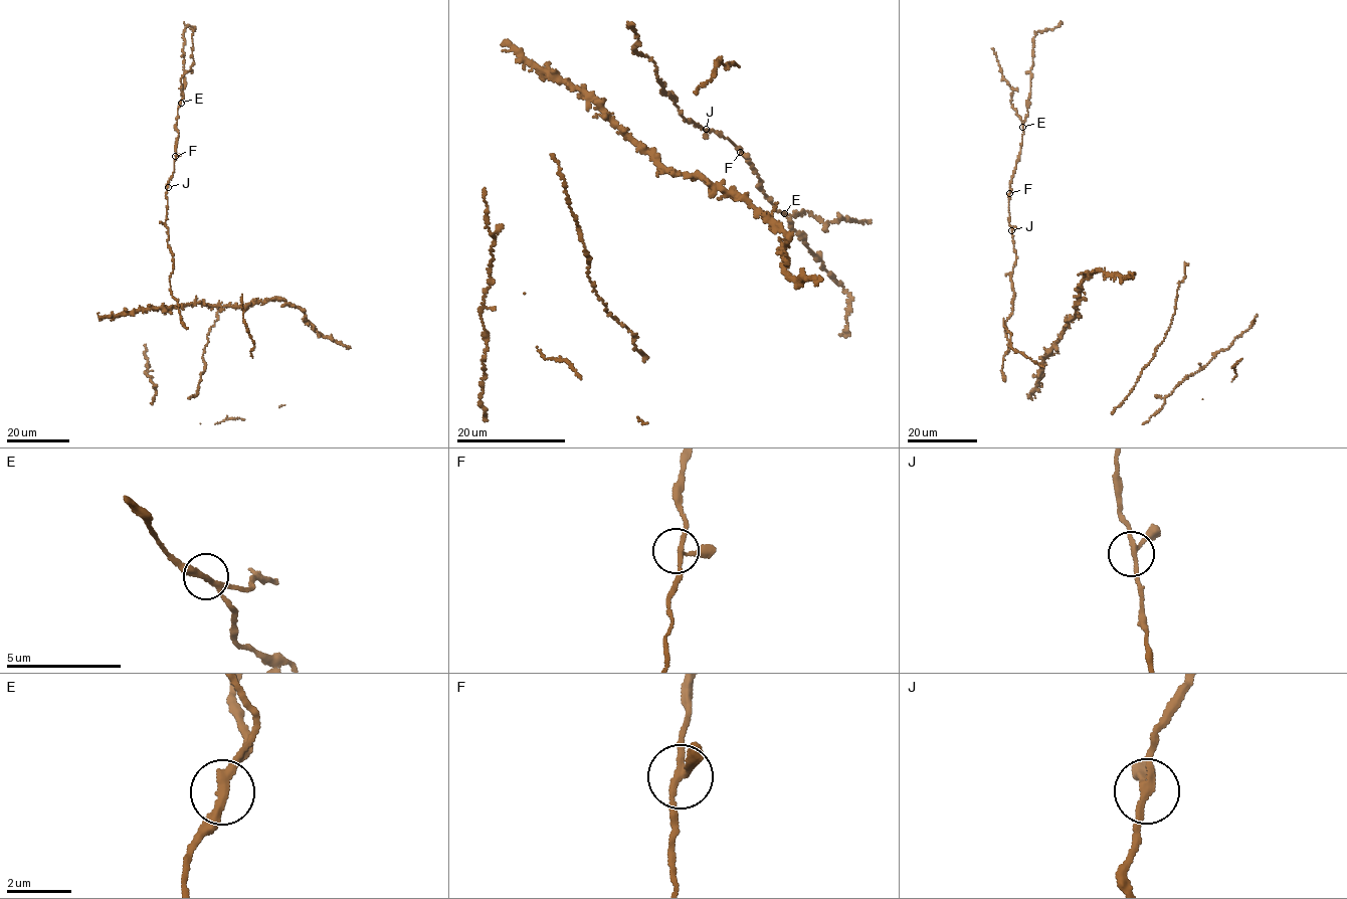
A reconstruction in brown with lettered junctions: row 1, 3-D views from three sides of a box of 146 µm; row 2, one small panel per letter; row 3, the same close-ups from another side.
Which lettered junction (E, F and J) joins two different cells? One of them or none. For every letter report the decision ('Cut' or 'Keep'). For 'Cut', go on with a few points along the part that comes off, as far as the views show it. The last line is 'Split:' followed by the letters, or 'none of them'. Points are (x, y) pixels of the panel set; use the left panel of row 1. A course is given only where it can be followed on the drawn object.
E: Cut. Course of the part to remove: (181, 103), (185, 84), (183, 31), (191, 26), (194, 29), (188, 25)
F: Keep
J: Keep
Split: E

